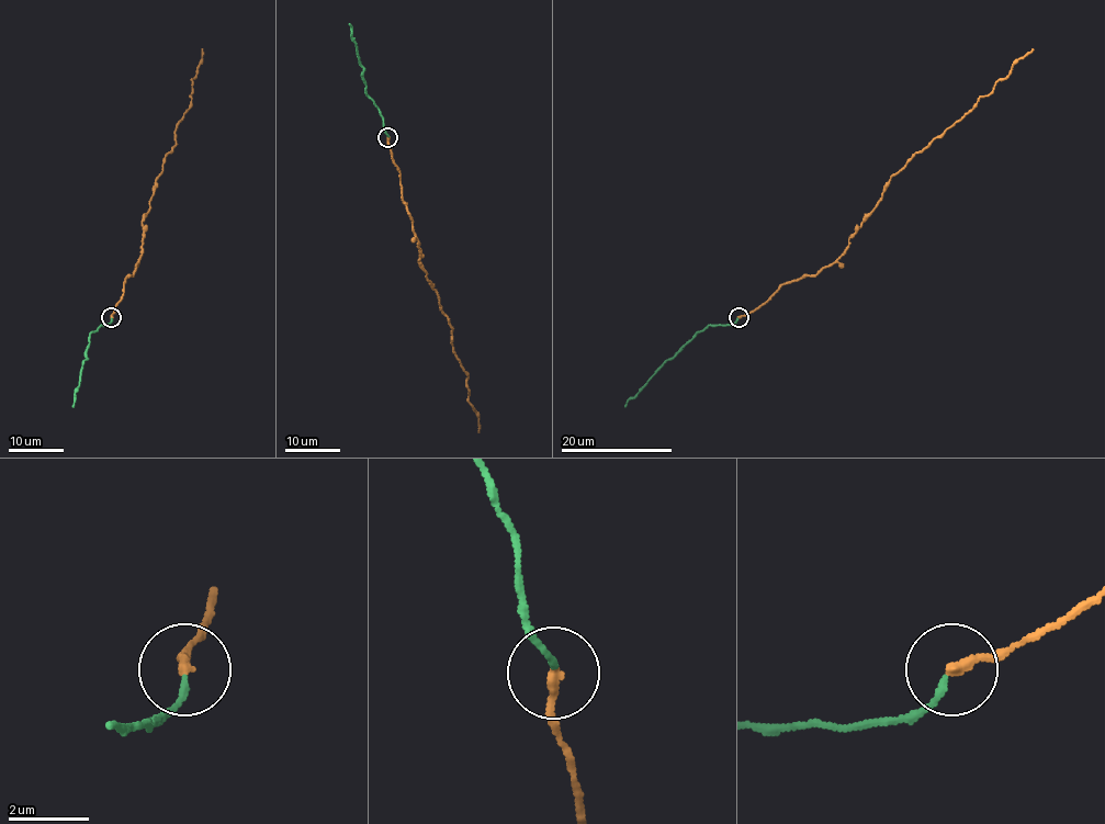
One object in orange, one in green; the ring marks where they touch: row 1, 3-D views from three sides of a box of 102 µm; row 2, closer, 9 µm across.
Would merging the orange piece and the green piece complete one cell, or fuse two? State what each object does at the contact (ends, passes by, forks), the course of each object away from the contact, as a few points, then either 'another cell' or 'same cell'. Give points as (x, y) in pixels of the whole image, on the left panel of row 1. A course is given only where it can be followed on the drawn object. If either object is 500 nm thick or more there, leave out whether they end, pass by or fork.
orange ends; green ends; course orange (112, 317), (141, 252), (143, 216), (155, 180), (176, 144), (176, 126), (190, 108), (202, 48); course green (112, 317), (108, 325), (90, 335), (87, 359), (82, 363), (72, 406); same cell

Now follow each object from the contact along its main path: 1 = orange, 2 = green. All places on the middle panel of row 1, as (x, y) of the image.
1: (388, 137), (419, 247), (419, 264), (452, 327), (452, 351), (466, 372), (478, 431)
2: (388, 136), (379, 108), (367, 94), (363, 66), (349, 23)

